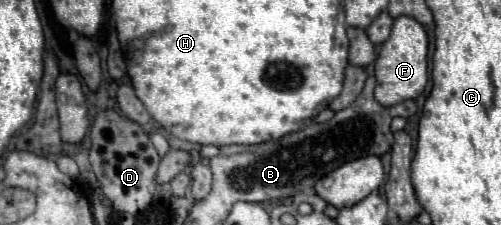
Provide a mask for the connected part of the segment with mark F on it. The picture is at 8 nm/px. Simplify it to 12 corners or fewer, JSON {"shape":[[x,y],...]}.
{"shape":[[394,20],[376,58],[374,96],[394,106],[424,92],[428,34]]}

